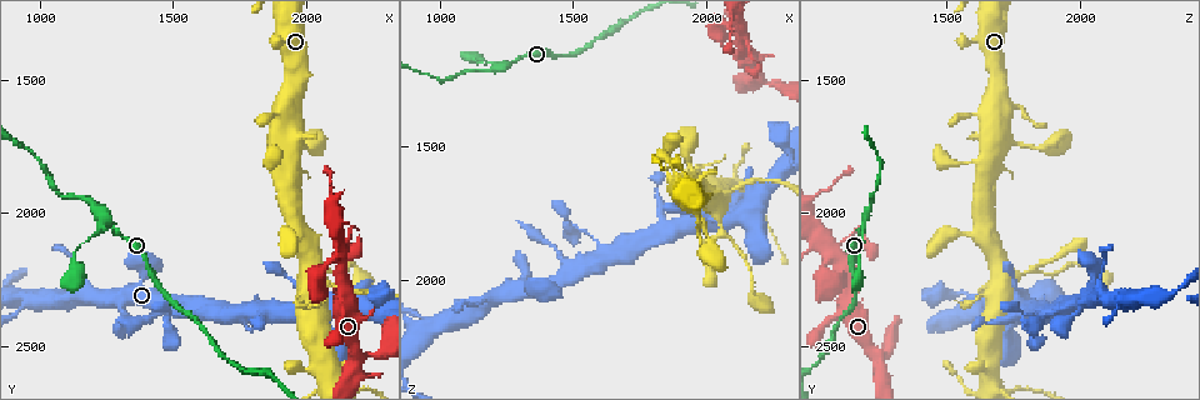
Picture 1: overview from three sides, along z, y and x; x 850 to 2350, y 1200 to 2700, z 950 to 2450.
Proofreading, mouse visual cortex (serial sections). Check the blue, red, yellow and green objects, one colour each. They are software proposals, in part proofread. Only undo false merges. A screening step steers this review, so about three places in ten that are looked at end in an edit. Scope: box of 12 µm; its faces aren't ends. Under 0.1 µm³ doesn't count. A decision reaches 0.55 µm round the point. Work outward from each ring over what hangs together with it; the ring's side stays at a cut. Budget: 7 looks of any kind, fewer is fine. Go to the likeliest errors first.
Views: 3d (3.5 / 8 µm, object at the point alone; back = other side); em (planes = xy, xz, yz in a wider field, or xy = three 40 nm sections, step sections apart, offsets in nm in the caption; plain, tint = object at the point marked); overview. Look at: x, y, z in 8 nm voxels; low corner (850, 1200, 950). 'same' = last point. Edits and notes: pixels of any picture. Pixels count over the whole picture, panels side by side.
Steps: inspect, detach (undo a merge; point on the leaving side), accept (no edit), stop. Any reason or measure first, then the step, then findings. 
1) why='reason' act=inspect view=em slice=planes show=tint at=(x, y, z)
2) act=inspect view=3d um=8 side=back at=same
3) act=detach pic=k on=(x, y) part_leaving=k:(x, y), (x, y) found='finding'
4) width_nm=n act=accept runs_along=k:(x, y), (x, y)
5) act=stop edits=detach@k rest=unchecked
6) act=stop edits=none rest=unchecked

why='side arm on a straight run' act=inspect view=3d um=8 at=(1260, 2040, 1190)

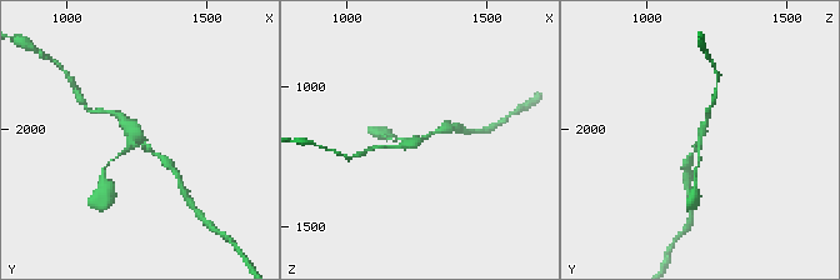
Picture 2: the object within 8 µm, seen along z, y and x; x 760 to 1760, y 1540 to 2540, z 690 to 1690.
act=inspect view=3d um=3.5 at=(1270, 2040, 1180)

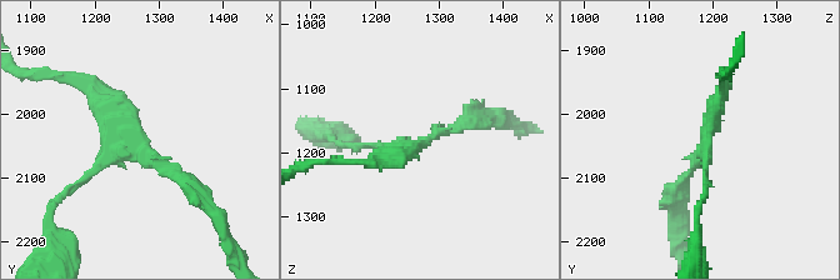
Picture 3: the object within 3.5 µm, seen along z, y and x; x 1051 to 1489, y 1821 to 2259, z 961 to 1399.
why='now the EM' act=inspect view=em slice=xy step=3 show=tint at=(1270, 2040, 1190)

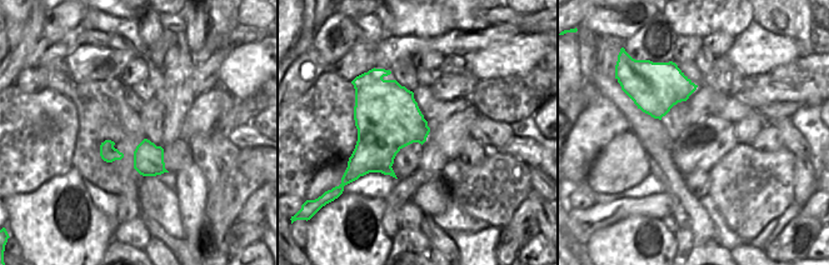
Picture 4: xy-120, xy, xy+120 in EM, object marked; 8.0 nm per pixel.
act=accept runs_along=3:(479, 121), (421, 144), (349, 148) found='one cell here'

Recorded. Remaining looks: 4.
why='sharp bend' act=inspect view=3d um=3.5 at=(1480, 2400, 1790)

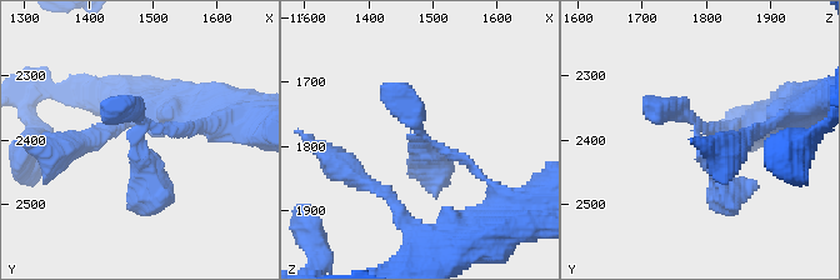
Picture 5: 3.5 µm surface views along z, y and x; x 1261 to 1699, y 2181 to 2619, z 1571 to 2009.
why='shape alone is not enough' act=inspect view=em slice=xy step=1 show=plain at=(1475, 2395, 1785)

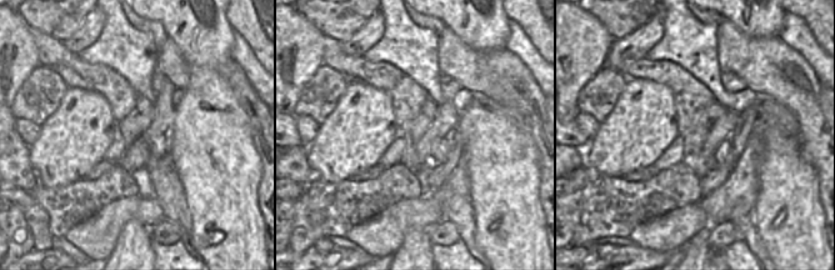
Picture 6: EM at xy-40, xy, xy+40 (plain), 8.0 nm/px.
why='where the object lies' act=inspect view=em slice=xy step=1 show=tint at=same

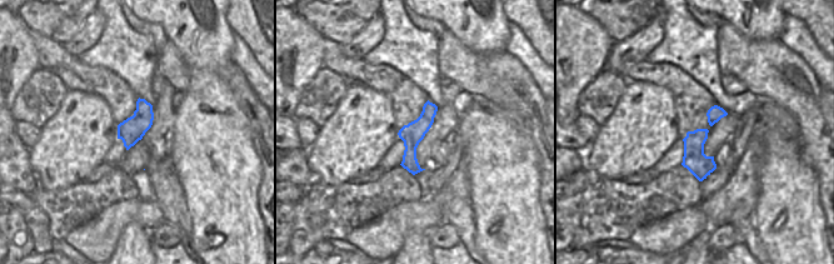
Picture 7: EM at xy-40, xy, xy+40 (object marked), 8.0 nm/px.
act=accept runs_along=5:(206, 126), (134, 141), (156, 188) found='all the same cell'

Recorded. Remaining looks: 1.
act=stop edits=none rest=unchecked

